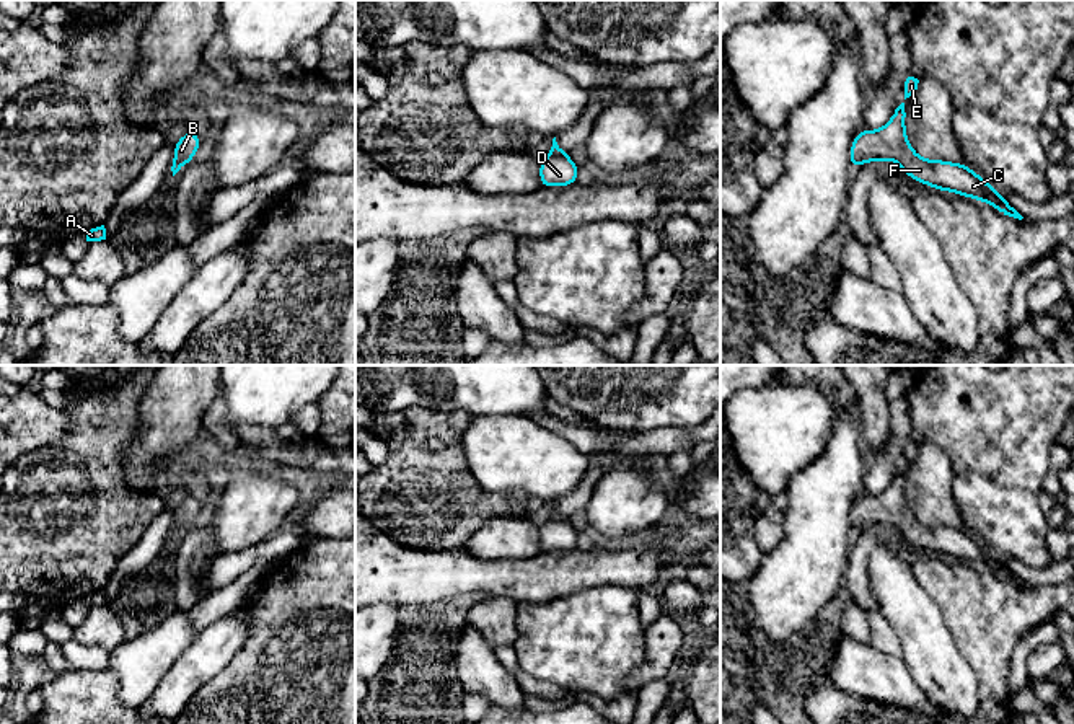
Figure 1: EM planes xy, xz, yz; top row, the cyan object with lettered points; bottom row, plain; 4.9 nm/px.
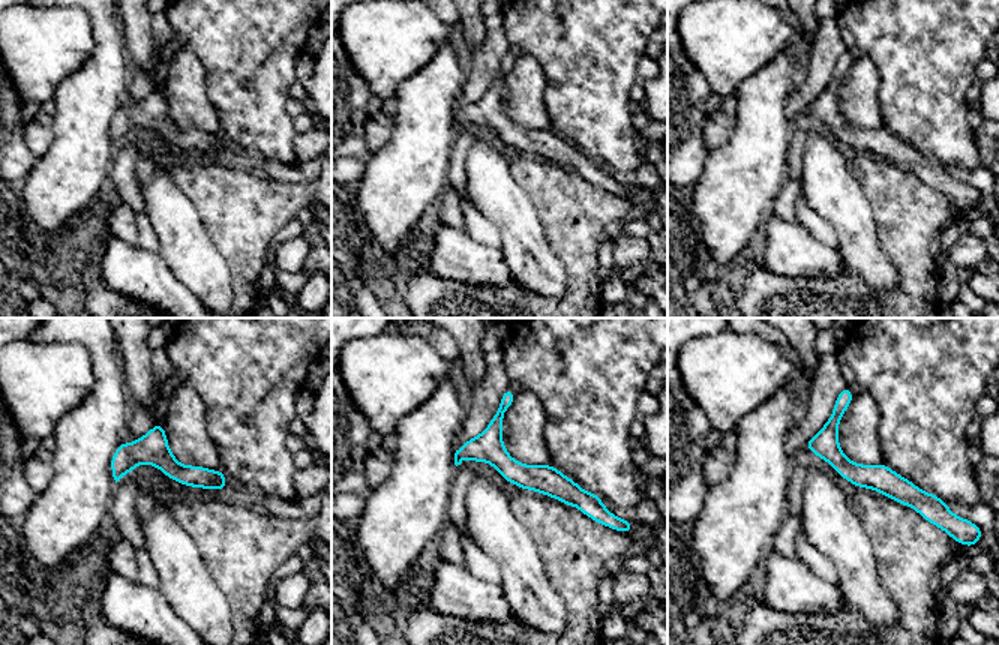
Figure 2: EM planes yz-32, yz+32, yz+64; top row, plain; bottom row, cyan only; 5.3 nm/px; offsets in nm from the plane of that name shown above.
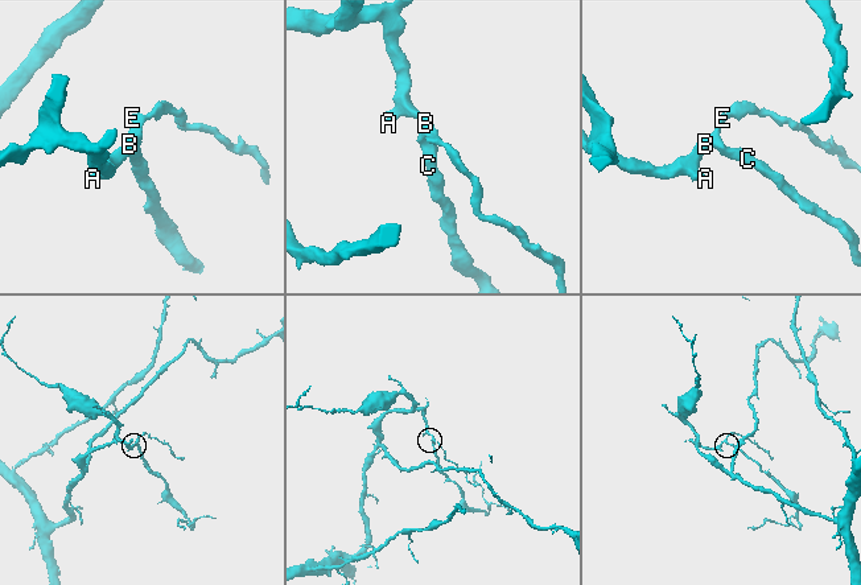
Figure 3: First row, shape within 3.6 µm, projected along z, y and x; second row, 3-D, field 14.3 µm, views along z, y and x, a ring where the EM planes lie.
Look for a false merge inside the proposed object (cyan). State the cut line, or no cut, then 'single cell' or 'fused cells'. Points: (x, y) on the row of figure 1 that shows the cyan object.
no cut; single cell

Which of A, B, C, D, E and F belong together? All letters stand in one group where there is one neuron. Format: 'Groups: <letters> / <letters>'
Groups: A B C D E F

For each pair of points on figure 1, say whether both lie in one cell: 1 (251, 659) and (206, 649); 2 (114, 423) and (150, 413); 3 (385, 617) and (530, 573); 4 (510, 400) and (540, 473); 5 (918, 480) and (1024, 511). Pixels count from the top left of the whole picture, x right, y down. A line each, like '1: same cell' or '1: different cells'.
1: different cells
2: different cells
3: different cells
4: different cells
5: different cells

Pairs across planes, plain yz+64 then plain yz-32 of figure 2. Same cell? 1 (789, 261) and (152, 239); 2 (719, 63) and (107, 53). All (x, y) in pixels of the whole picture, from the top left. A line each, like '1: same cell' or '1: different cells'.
1: different cells
2: different cells

